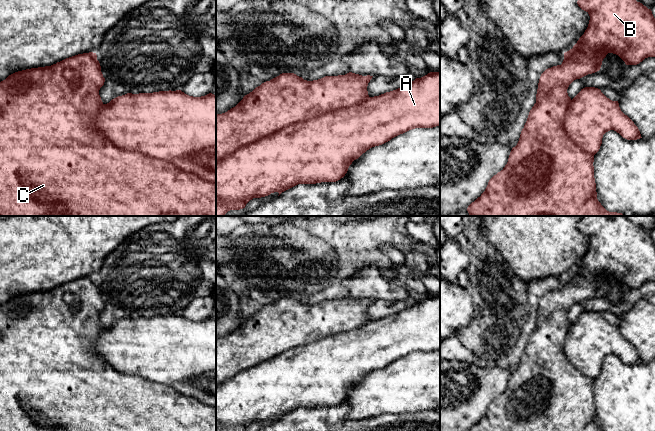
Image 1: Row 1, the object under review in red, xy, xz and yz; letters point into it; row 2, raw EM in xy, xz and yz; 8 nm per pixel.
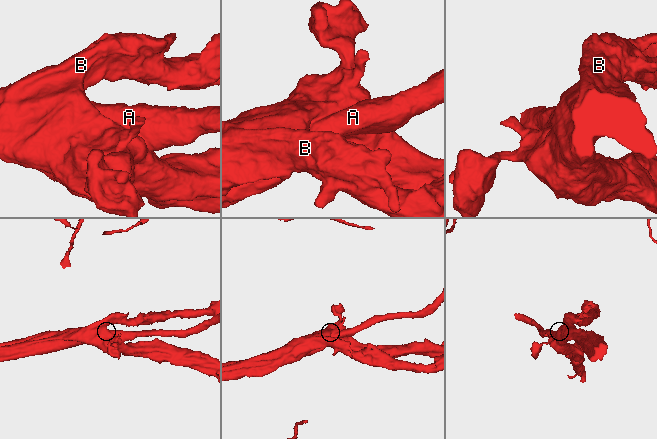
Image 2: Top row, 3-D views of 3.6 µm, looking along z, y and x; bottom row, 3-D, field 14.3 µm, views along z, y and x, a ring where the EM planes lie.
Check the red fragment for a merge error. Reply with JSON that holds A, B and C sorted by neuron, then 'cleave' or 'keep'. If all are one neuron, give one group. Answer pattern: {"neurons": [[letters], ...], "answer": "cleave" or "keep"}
{"neurons": [["A"], ["B", "C"]], "answer": "cleave"}

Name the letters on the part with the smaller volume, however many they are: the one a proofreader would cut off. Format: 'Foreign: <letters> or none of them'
Foreign: A

